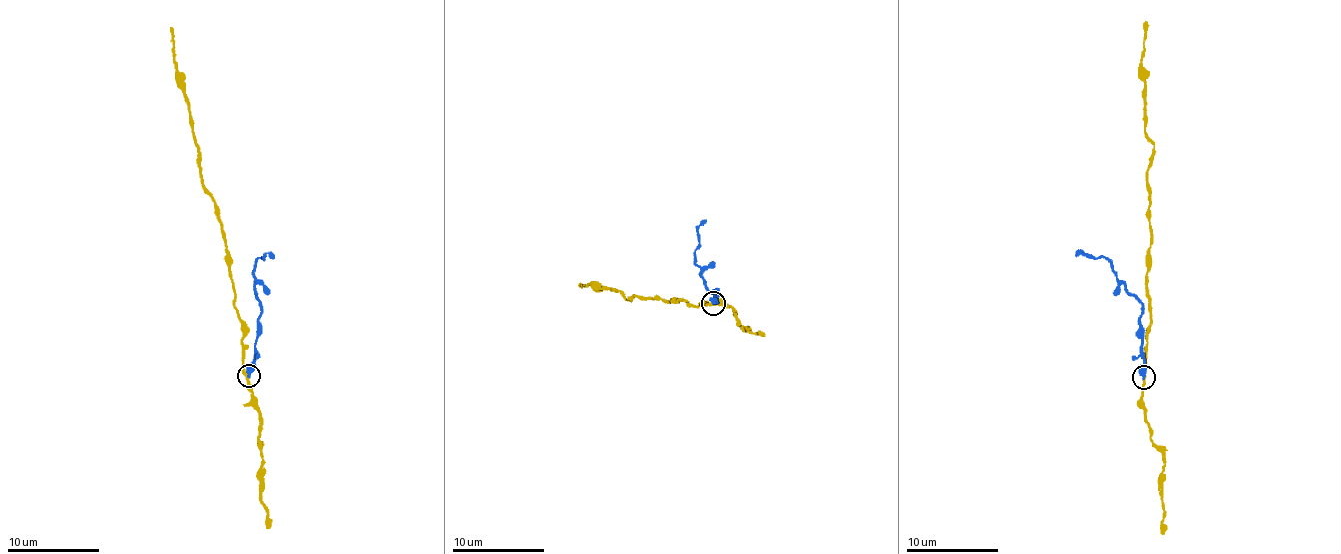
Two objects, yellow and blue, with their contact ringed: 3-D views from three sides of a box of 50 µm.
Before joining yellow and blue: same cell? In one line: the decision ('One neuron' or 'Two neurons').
Two neurons

